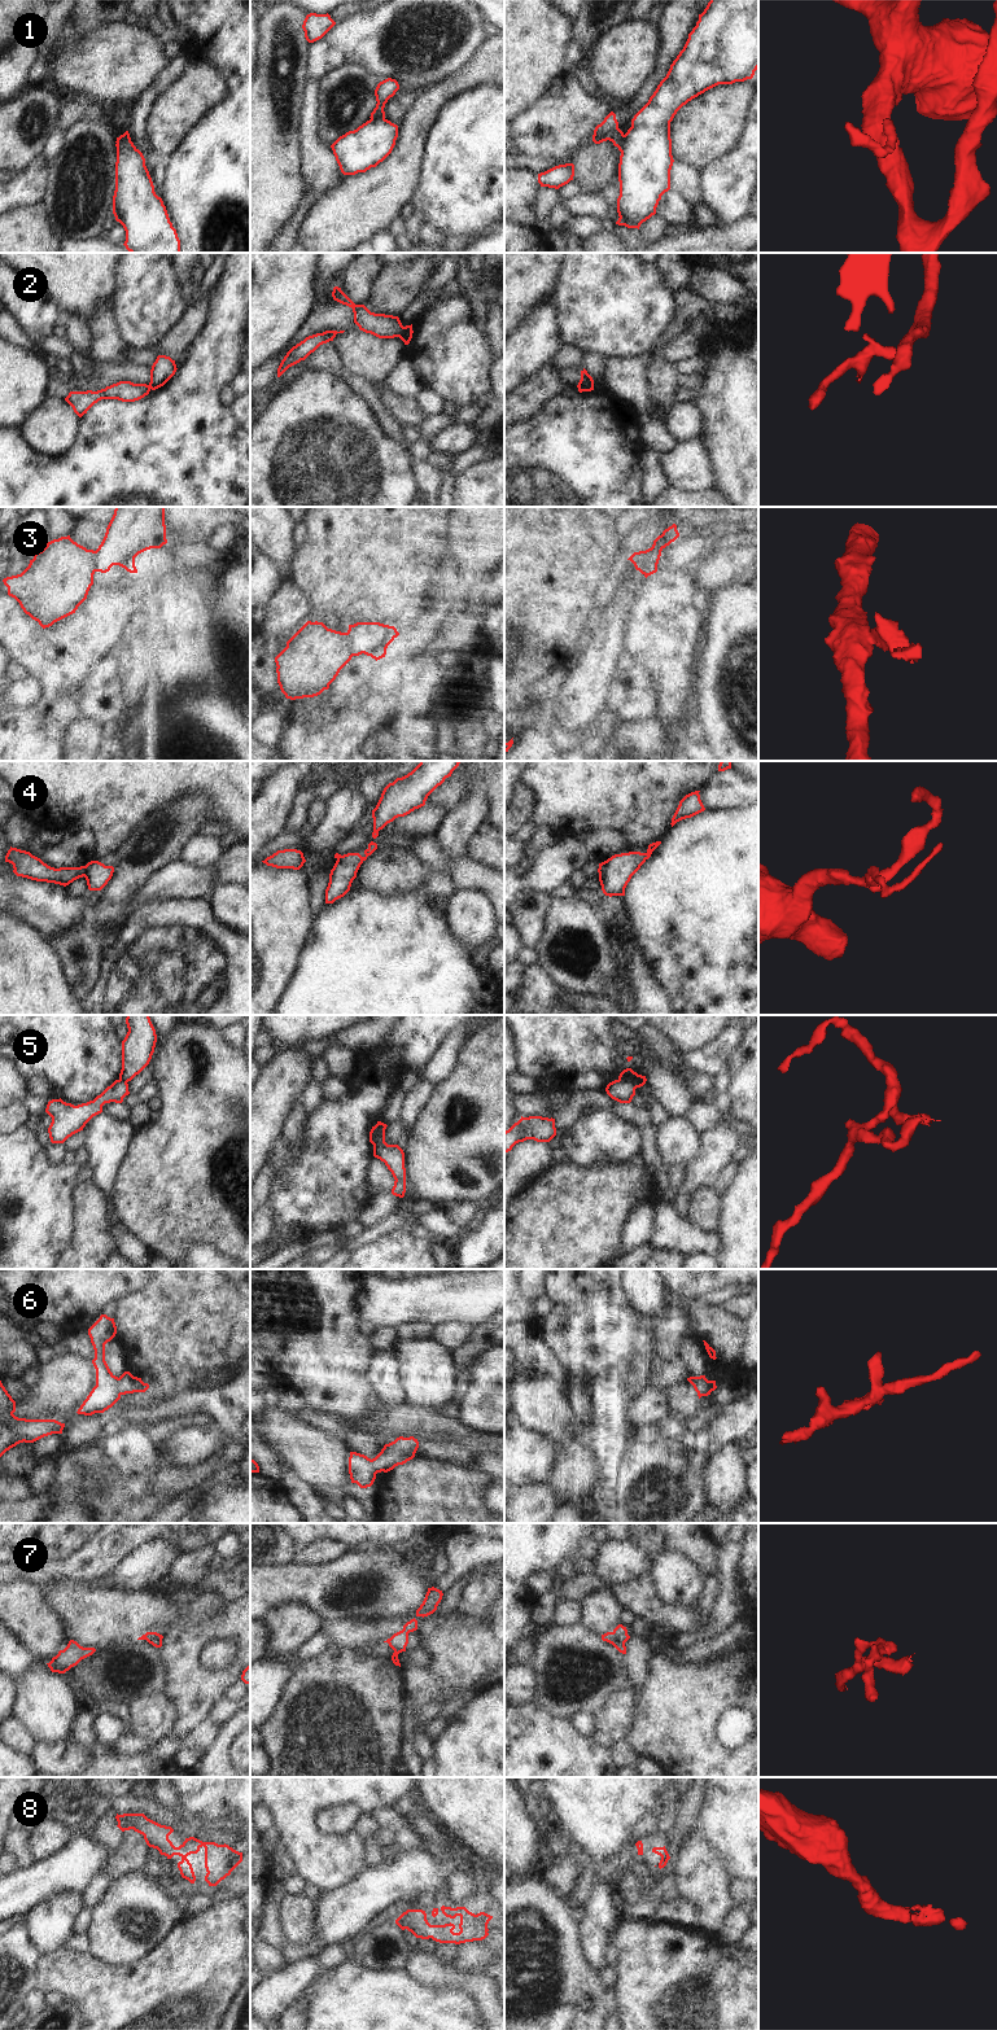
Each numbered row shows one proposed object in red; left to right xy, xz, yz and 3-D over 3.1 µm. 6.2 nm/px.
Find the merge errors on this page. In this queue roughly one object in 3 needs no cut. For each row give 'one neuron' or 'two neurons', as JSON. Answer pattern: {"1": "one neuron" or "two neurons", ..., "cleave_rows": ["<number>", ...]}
{"1": "two neurons", "2": "two neurons", "3": "two neurons", "4": "two neurons", "5": "two neurons", "6": "one neuron", "7": "two neurons", "8": "one neuron", "cleave_rows": ["1", "2", "3", "4", "5", "7"]}

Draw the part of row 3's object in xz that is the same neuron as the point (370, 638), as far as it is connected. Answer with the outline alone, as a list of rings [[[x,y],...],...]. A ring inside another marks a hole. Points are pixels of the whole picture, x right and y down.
[[[357,622],[349,625],[347,643],[353,656],[364,653],[377,661],[385,657],[388,646],[398,635],[394,626],[380,622]]]

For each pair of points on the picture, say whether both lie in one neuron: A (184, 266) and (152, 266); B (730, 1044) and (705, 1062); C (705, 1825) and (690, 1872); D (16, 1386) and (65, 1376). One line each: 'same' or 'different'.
A: different
B: same
C: different
D: different

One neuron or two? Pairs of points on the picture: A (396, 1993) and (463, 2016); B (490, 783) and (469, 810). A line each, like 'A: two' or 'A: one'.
A: one
B: two

